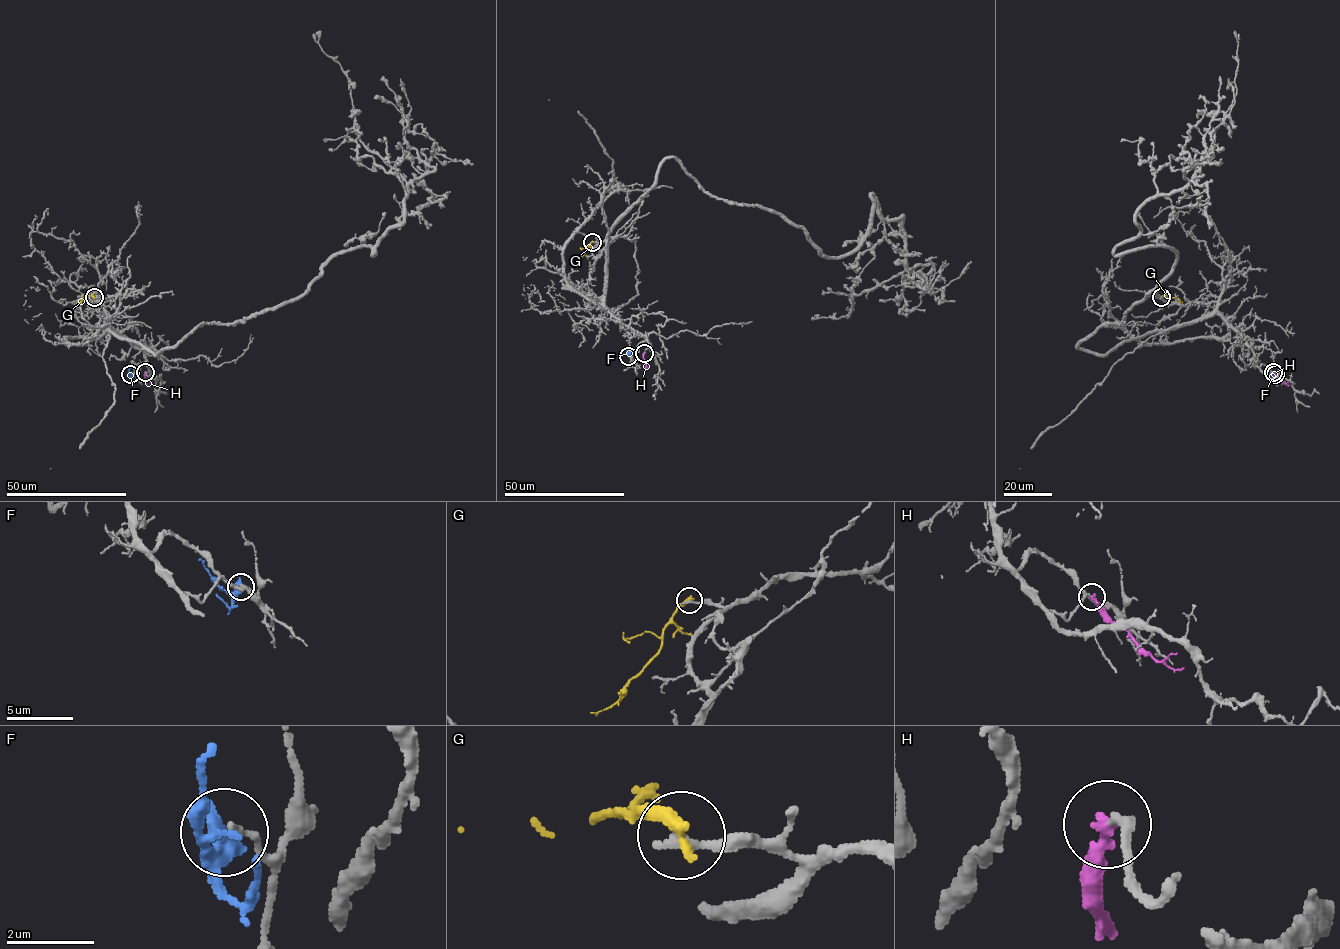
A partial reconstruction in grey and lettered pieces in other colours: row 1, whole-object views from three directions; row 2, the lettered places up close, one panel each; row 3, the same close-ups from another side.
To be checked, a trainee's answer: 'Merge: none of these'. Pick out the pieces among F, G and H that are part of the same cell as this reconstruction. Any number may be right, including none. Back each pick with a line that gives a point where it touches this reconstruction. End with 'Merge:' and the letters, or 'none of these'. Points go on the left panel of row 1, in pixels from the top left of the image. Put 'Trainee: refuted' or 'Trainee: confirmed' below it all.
H: Touches grey at (145, 372)
Merge: H
Trainee: refuted

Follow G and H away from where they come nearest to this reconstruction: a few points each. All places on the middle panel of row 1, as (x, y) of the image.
G: (592, 241), (574, 262)
H: (644, 353), (645, 370)

